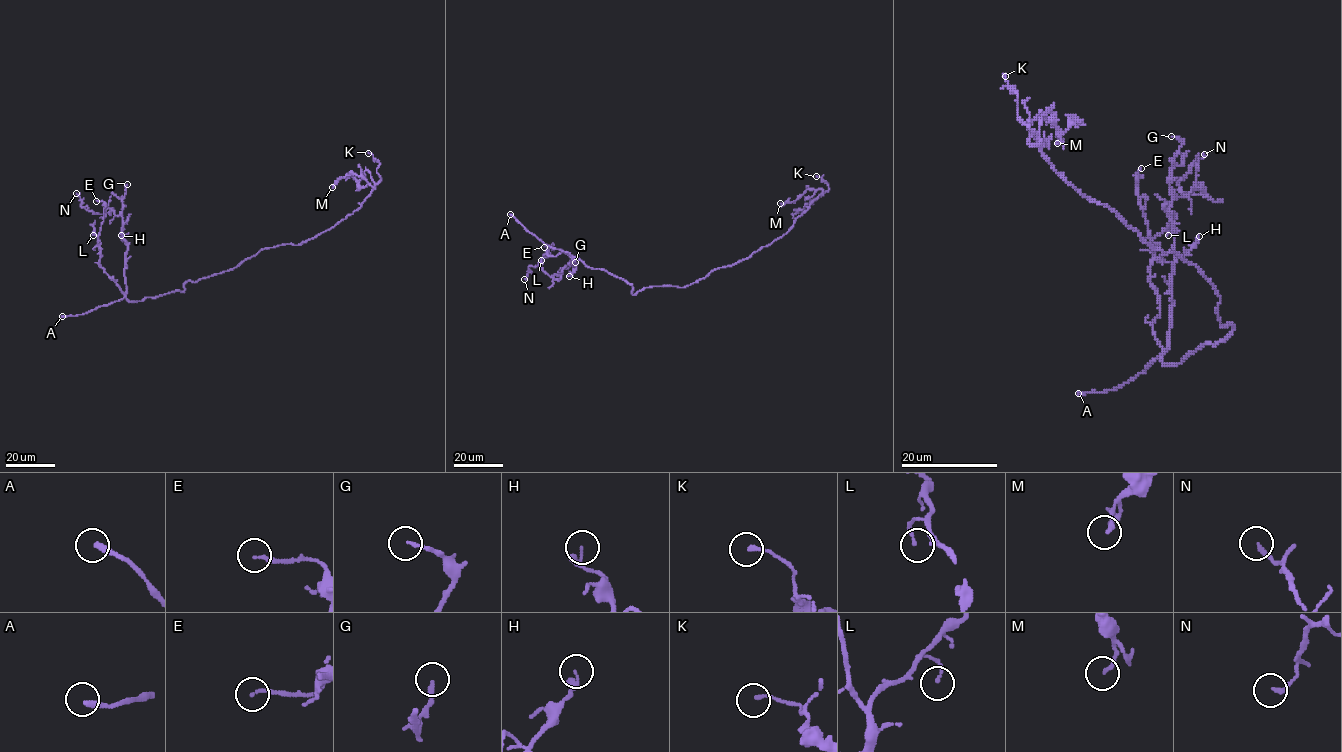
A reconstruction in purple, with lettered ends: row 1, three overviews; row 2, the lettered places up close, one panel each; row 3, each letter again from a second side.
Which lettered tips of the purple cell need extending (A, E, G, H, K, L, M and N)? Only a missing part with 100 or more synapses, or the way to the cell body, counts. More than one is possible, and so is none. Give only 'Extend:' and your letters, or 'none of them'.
Extend: A

